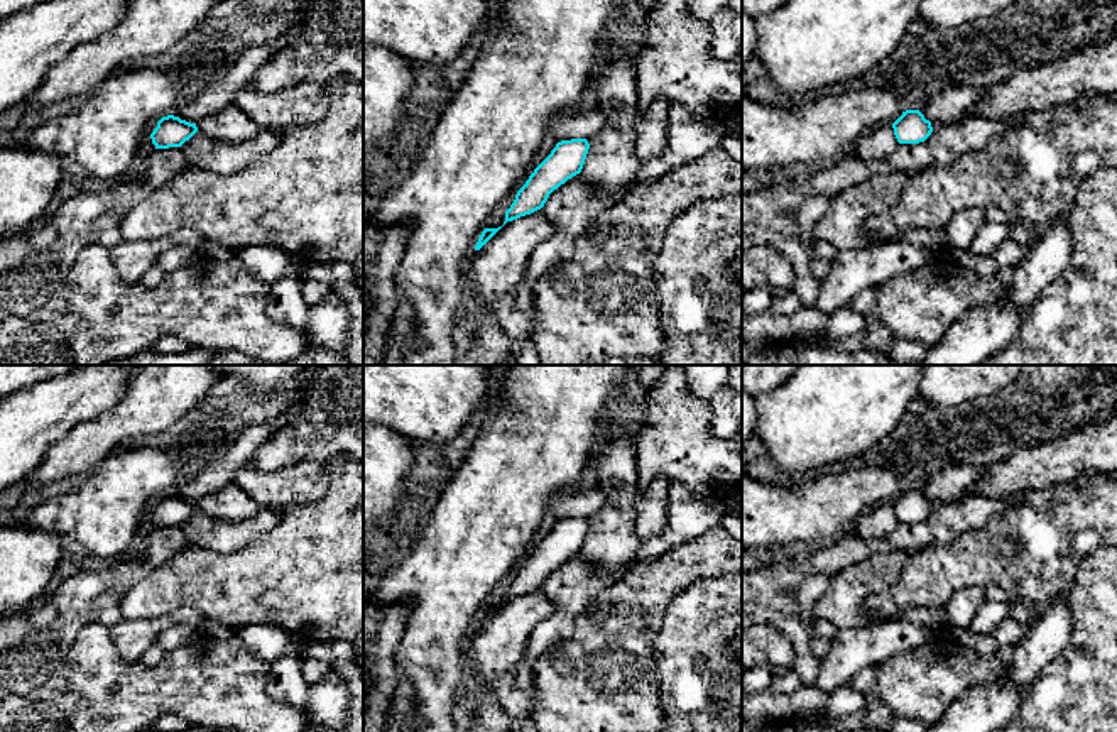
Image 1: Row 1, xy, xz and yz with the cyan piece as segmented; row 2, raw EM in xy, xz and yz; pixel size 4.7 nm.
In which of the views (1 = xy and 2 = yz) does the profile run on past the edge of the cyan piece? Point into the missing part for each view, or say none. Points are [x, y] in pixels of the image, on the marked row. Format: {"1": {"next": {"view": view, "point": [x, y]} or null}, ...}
{"1": {"next": null}, "2": {"next": null}}

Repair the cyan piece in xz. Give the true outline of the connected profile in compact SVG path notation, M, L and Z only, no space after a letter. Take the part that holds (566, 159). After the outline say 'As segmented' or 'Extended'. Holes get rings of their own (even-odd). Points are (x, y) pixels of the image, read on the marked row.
M586 139L558 142L517 191L514 203L505 211L504 225L541 210L554 189L581 172L588 149Z. As segmented

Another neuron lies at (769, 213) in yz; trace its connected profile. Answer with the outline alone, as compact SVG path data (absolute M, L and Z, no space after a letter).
M1024 115L1007 118L973 117L938 125L919 144L901 144L887 161L865 162L850 152L826 171L811 169L799 179L779 179L742 193L742 252L752 245L769 245L782 254L796 274L794 289L804 308L815 308L820 279L813 274L813 250L799 237L796 215L811 196L835 196L874 174L892 171L916 172L948 166L967 152L982 150L995 135L1019 125Z

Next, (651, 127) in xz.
M654 101L646 113L639 110L639 115L635 118L635 154L640 164L659 157L667 147L667 118L669 110L664 103Z

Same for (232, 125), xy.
M235 103L226 105L218 113L201 118L196 127L206 137L226 144L250 140L260 130L260 127Z

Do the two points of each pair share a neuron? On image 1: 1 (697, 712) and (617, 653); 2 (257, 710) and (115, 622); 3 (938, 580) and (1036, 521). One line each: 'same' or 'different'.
1: different
2: different
3: same

